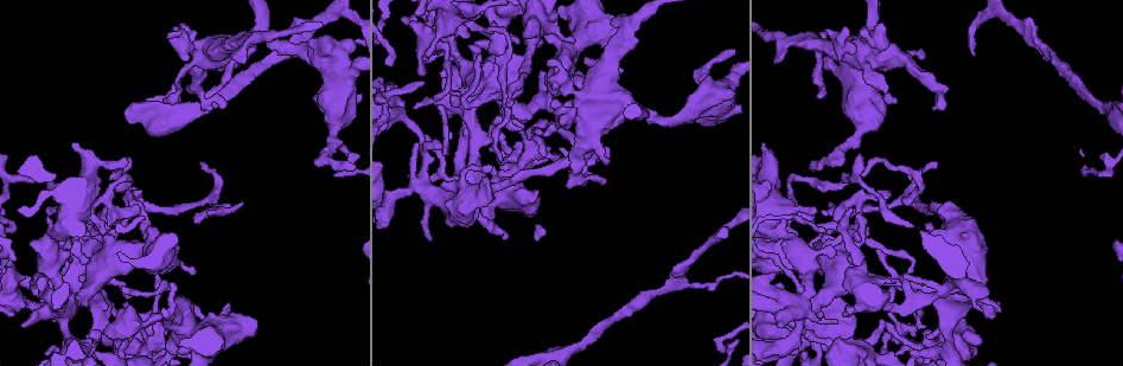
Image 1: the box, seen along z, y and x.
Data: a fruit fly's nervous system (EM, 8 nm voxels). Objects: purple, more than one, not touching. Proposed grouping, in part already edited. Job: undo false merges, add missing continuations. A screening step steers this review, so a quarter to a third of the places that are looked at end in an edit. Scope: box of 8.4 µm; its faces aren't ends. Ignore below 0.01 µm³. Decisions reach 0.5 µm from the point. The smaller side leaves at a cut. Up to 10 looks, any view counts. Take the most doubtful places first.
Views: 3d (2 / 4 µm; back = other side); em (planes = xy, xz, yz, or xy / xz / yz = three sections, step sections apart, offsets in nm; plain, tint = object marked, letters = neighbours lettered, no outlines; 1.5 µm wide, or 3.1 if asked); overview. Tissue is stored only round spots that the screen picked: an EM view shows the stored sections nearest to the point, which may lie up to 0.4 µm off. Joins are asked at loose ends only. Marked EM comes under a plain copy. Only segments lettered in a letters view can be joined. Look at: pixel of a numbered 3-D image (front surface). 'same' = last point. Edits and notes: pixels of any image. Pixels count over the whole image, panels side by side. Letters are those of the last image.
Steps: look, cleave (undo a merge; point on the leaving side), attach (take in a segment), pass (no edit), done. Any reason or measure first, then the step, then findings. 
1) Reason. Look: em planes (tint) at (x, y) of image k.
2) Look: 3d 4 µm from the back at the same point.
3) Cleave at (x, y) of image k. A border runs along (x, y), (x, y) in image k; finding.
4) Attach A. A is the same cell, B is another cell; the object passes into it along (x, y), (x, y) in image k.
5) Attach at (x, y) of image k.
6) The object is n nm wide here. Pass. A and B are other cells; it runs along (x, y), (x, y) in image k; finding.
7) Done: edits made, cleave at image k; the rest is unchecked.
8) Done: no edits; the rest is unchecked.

Free end. Look: 3d 2 µm at (46, 186) of image 1.

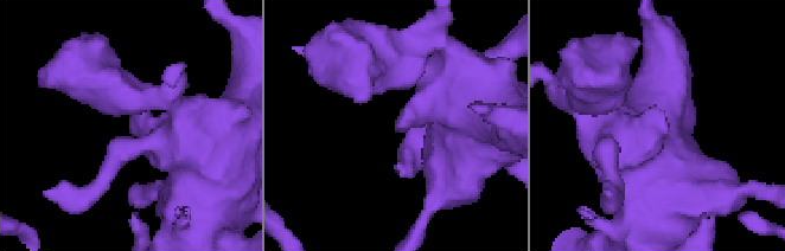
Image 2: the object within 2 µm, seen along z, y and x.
Look: em 3.1 µm xy step 16 (letters) at (396, 130) of image 2.

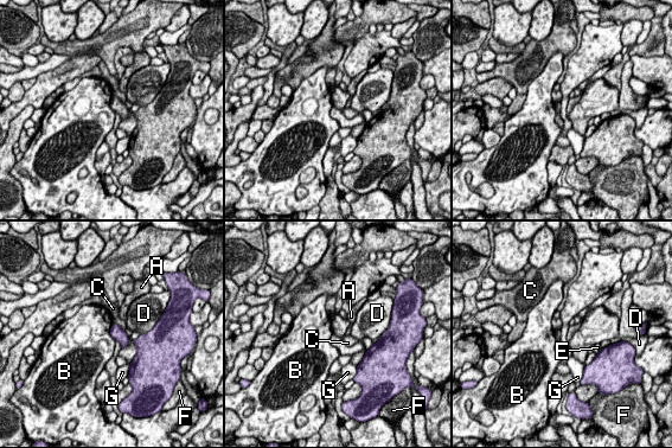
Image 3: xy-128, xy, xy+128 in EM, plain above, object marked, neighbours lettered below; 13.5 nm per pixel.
Look: em 3.1 µm xz step 8 (letters) at the same point.

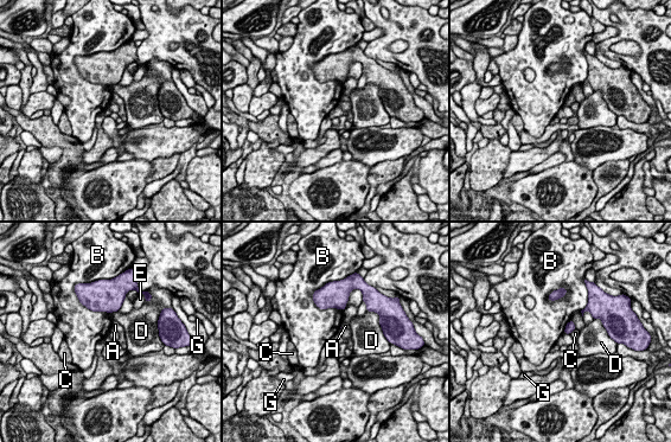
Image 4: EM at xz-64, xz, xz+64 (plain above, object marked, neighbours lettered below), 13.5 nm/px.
Pass. A, B, C, D, E and G are other cells; a border runs along (314, 303), (320, 308), (342, 311) in image 4; no lettered segment goes on from it.

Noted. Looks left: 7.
An open end. Look: 3d 2 µm at (999, 302) of image 1.

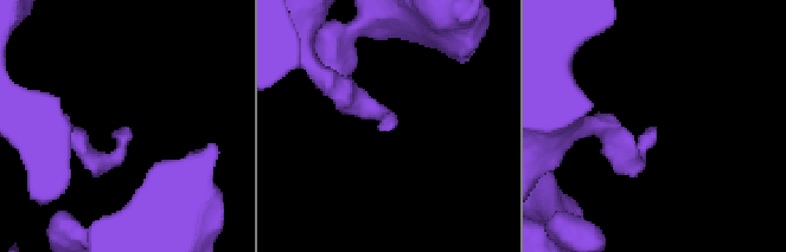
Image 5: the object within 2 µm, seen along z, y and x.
Look: em planes (letters) at (653, 129) of image 5.

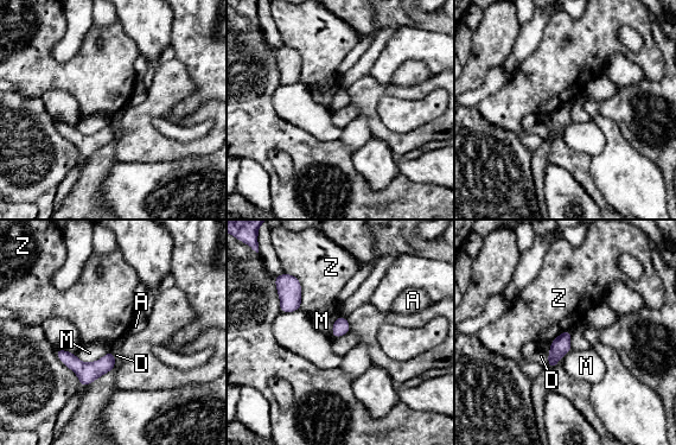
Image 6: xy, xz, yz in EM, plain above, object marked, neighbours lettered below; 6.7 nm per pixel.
Pass. A, D, M and Z are other cells; a border runs along (571, 329), (559, 334), (550, 342) in image 6; no lettered segment goes on from it.

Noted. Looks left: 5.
Free end. Look: 3d 2 µm at (607, 163) of image 1.

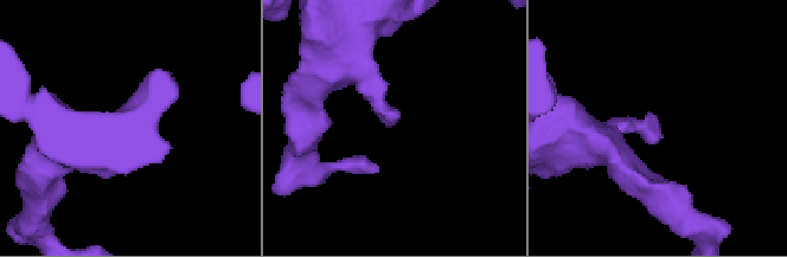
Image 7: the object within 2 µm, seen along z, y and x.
Shape alone is not enough. Look: em planes (letters) at (663, 136) of image 7.

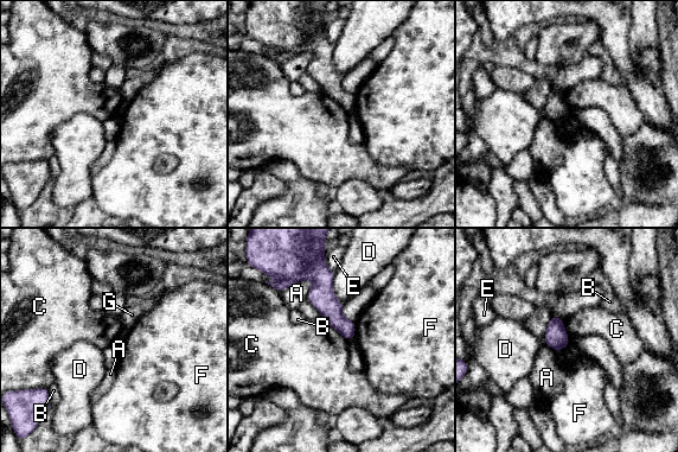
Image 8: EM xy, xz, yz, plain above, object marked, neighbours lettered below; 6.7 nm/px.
Pass. A, B, C, D, E, F and G are other cells; a border runs along (324, 322), (334, 328), (347, 341) in image 8; none of them fits.

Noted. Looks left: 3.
Abrupt turn. Look: em xy step 8 (letters) at (572, 14) of image 1.

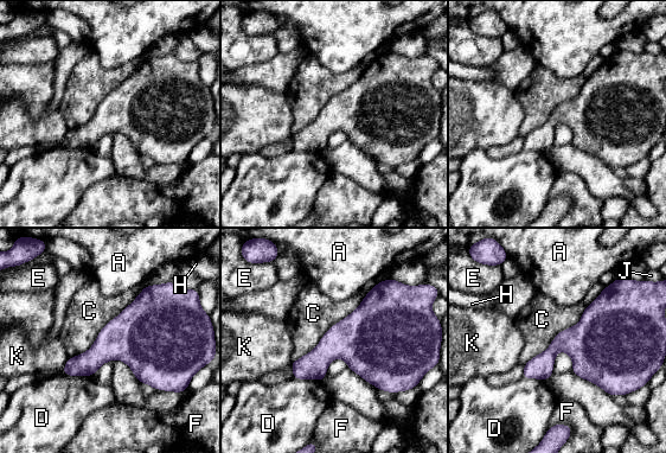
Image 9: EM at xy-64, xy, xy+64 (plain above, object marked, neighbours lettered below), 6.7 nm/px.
The object is 280 nm wide here. Pass. A, C, D, E, F, H, J and K are other cells; a border runs along (145, 286), (85, 351), (69, 357) in image 9; one neuron here.

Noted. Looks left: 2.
Done: no edits; the rest is unchecked.

